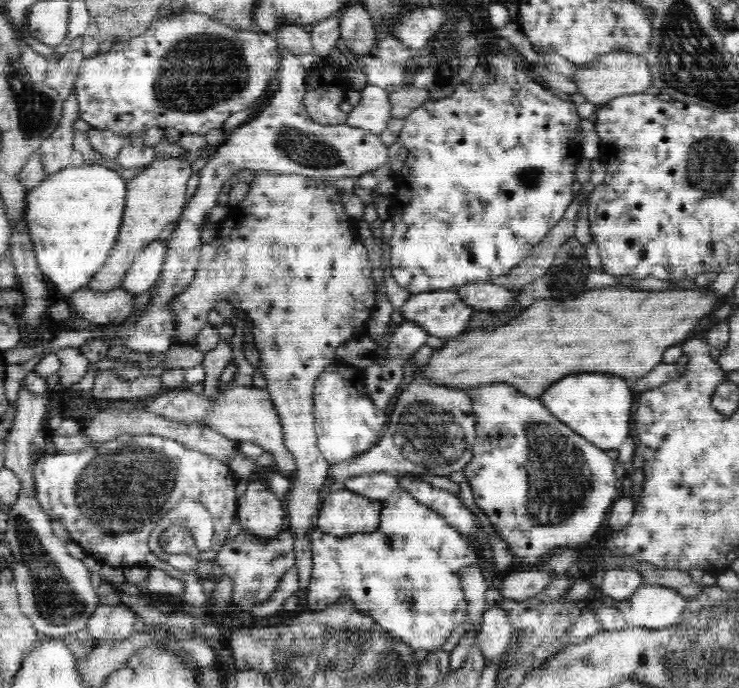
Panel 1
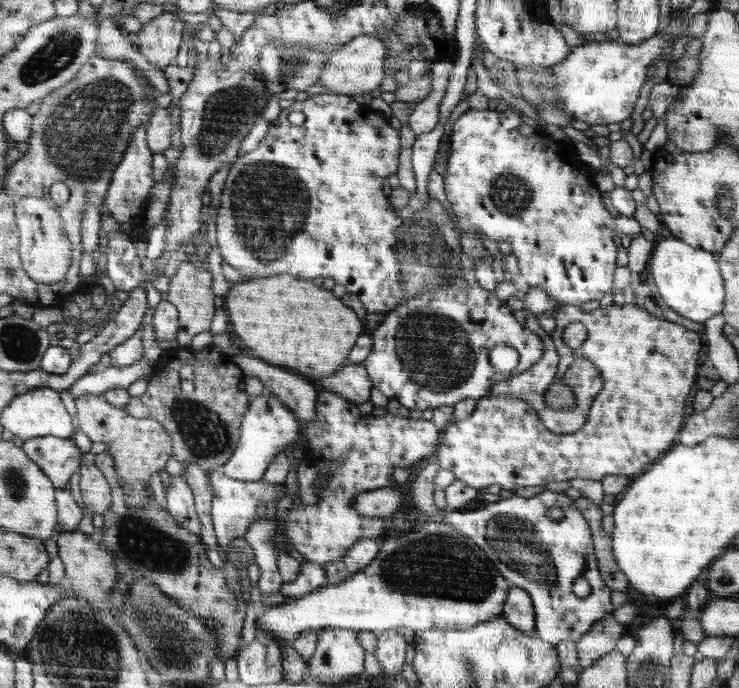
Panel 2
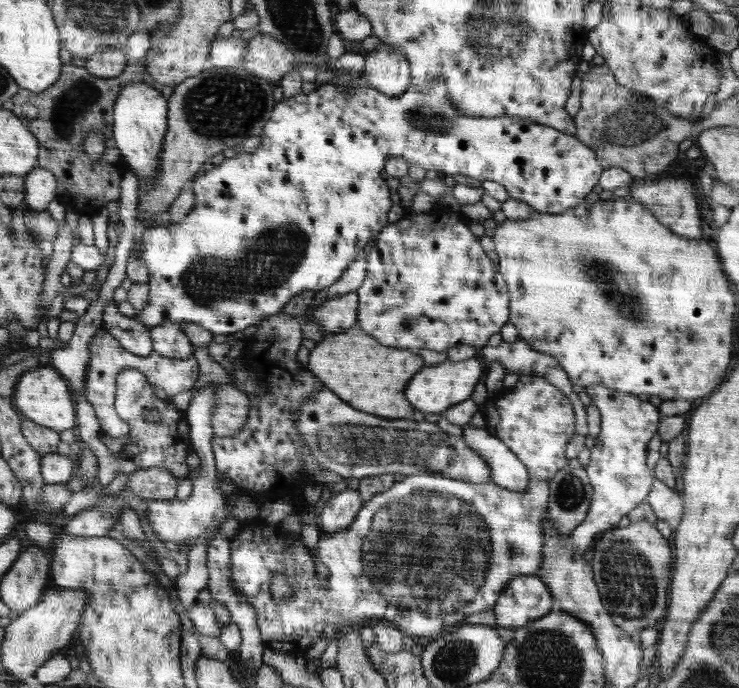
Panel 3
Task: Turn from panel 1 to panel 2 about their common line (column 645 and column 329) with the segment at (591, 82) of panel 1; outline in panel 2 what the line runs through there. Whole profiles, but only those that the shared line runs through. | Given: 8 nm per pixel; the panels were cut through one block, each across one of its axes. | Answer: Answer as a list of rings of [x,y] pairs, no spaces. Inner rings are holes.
[[[368,35],[354,37],[352,41],[346,45],[341,45],[336,52],[330,55],[330,59],[326,61],[326,68],[322,69],[322,76],[318,77],[318,84],[328,88],[330,93],[352,96],[370,92],[382,84],[384,56],[386,56],[386,48],[382,46],[380,38]]]

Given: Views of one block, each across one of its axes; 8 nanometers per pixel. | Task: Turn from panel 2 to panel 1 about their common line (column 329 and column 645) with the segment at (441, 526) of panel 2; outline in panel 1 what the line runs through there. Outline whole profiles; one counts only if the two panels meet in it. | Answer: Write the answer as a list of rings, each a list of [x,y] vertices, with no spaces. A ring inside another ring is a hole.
[[[642,585],[632,596],[620,601],[627,626],[661,629],[681,619],[686,598],[670,587]]]

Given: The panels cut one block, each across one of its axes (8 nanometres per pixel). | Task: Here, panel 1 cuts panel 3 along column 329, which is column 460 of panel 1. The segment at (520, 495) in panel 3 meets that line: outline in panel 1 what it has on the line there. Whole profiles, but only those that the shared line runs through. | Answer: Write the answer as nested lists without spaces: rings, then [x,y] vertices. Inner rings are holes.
[[[399,486],[381,503],[378,530],[358,531],[342,537],[326,534],[315,525],[310,530],[312,568],[310,584],[306,590],[308,608],[310,611],[322,611],[340,598],[352,599],[356,610],[372,617],[395,640],[402,641],[414,650],[435,651],[467,618],[468,603],[459,572],[470,565],[480,567],[480,552],[460,531],[450,526],[441,514],[422,504],[404,487]]]

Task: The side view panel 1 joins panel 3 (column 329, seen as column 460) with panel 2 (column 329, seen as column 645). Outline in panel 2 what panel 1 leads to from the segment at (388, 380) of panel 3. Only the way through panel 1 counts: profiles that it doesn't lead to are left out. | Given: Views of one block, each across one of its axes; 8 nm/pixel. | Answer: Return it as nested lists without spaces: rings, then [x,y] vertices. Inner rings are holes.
[[[282,274],[278,278],[260,278],[254,282],[230,287],[225,298],[228,319],[232,322],[230,329],[234,326],[240,340],[248,348],[252,348],[258,358],[264,358],[276,366],[294,368],[294,372],[308,374],[312,379],[320,379],[338,372],[344,360],[349,358],[348,354],[354,348],[358,336],[365,330],[352,307],[342,304],[330,290],[322,290],[310,280],[298,280]]]

